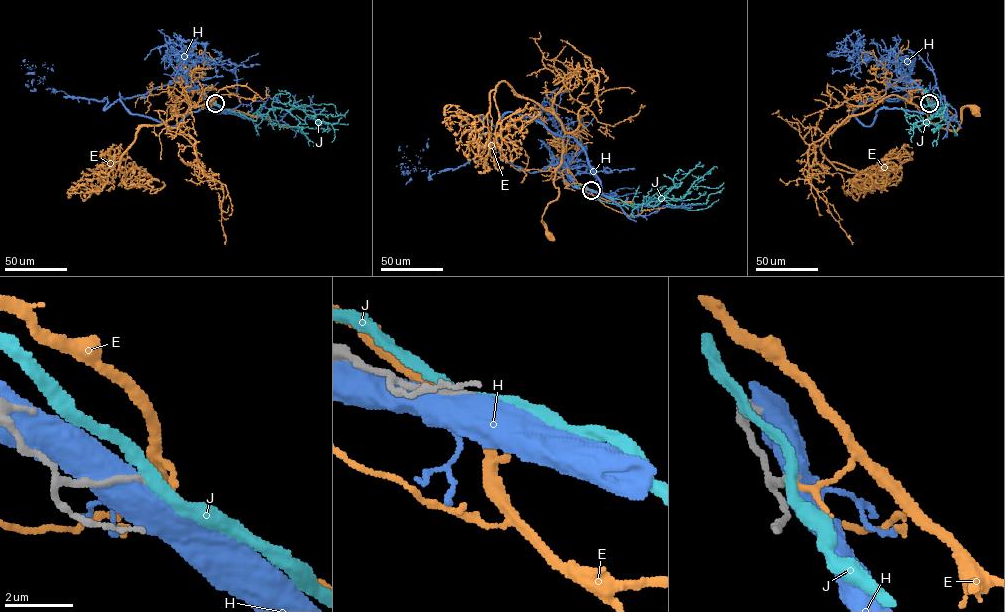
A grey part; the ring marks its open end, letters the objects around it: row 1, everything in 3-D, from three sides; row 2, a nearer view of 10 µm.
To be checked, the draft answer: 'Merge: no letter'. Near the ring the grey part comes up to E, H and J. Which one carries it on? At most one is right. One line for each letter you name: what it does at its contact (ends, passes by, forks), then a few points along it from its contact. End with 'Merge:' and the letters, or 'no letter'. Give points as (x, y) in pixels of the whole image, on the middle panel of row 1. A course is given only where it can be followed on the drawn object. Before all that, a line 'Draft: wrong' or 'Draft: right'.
Draft: right
Merge: no letter

